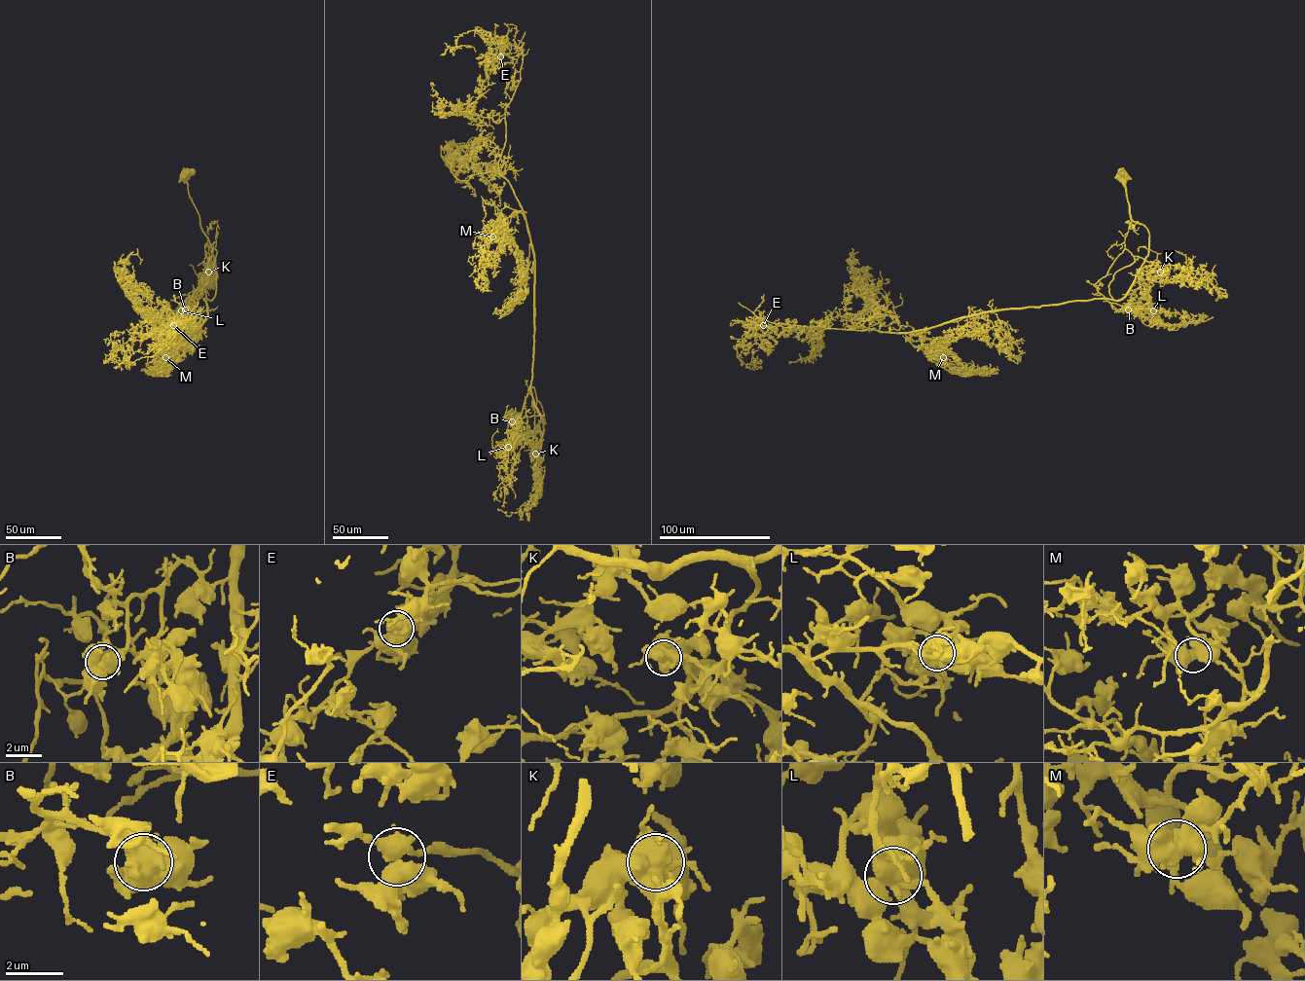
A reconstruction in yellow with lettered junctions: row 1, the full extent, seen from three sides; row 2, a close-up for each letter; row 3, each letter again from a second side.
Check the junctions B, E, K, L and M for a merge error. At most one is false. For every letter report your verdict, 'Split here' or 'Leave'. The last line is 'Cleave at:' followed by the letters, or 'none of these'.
B: Leave
E: Leave
K: Leave
L: Leave
M: Leave
Cleave at: none of these

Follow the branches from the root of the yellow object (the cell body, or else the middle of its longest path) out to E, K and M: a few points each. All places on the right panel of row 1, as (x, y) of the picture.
E: (1122, 178), (1131, 218), (1148, 231), (1148, 253), (1119, 300), (988, 310), (907, 332), (752, 323), (762, 325)
K: (1122, 178), (1131, 218), (1141, 224), (1148, 233), (1145, 260), (1158, 265), (1160, 272)
M: (1122, 178), (1131, 218), (1148, 233), (1131, 289), (1119, 300), (953, 319), (973, 321), (951, 332), (943, 357)

